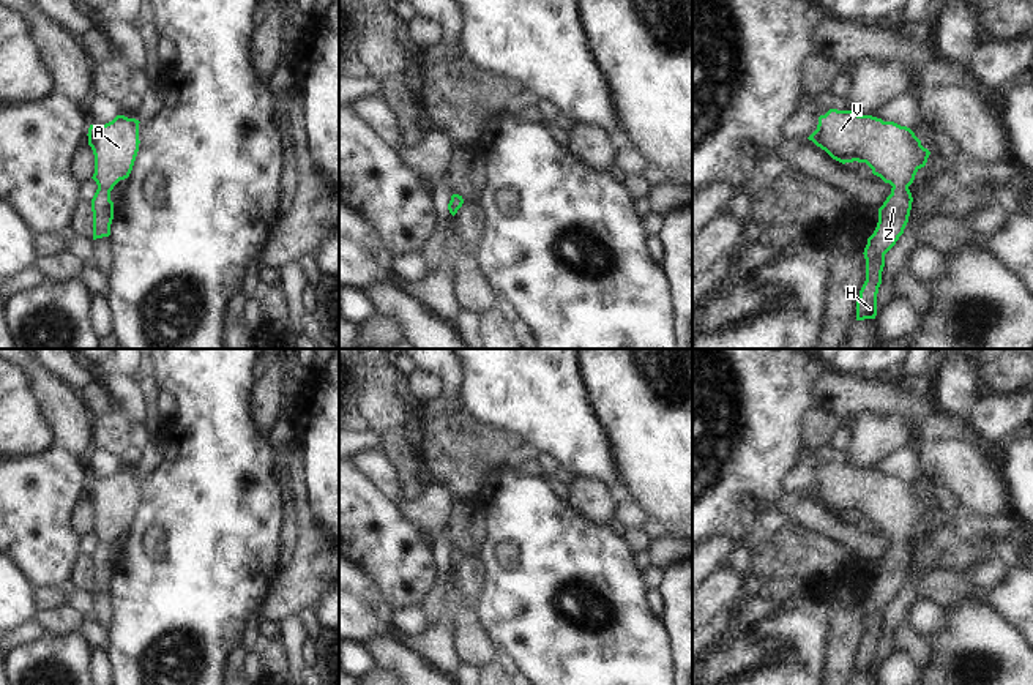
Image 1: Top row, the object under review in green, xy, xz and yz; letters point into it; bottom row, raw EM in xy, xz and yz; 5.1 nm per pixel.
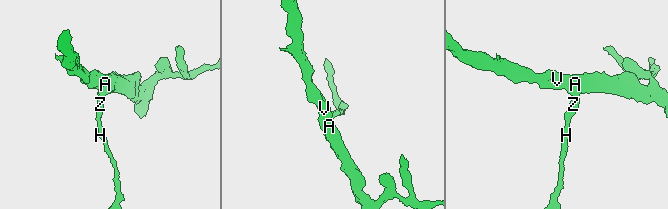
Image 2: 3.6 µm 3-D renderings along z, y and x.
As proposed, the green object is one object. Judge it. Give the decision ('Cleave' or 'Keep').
Keep

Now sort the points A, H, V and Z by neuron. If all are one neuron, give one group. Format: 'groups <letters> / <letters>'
groups A H V Z

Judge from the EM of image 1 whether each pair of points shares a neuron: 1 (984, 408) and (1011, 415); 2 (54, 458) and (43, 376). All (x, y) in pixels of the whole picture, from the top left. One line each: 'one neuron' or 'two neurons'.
1: one neuron
2: two neurons

